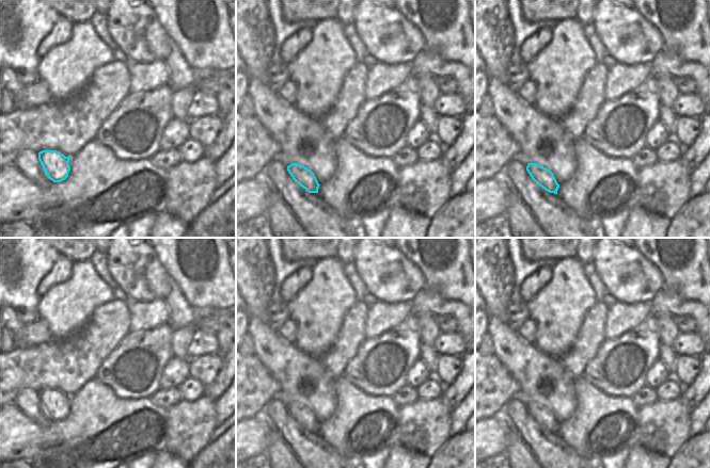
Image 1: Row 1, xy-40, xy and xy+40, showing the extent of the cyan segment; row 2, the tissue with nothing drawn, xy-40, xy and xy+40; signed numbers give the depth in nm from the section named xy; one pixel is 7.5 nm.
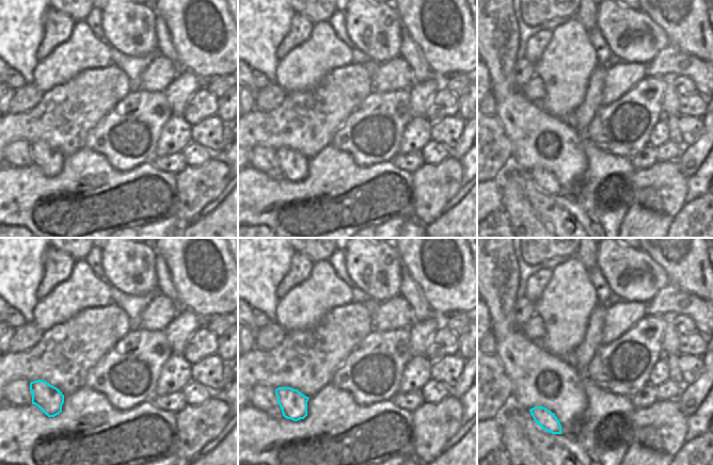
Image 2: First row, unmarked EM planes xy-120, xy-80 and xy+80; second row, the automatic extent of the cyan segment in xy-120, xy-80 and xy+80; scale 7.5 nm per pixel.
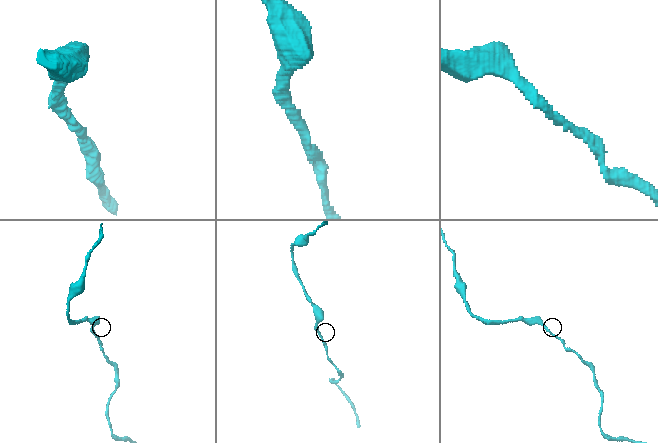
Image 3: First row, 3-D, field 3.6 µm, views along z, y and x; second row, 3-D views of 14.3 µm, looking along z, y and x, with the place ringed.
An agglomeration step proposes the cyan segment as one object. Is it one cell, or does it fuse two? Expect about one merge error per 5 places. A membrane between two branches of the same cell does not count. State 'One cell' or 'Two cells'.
One cell.

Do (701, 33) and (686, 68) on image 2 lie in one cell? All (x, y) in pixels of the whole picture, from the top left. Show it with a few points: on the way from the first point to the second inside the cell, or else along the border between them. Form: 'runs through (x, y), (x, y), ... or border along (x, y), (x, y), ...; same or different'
border along (668, 44), (676, 45), (701, 60); different

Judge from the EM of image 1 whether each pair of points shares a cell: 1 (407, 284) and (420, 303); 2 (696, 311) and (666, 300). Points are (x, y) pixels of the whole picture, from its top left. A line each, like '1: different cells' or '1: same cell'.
1: different cells
2: same cell

